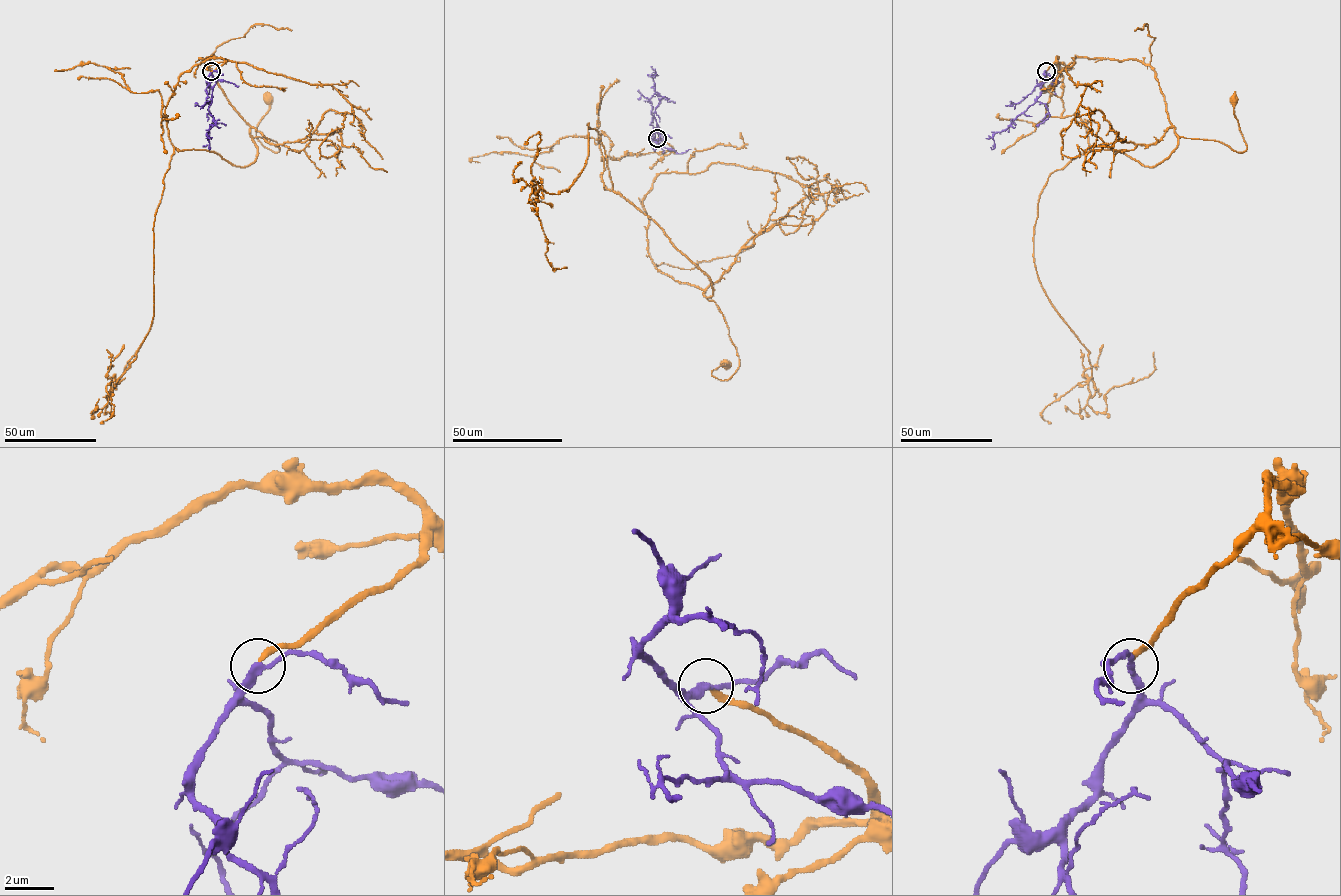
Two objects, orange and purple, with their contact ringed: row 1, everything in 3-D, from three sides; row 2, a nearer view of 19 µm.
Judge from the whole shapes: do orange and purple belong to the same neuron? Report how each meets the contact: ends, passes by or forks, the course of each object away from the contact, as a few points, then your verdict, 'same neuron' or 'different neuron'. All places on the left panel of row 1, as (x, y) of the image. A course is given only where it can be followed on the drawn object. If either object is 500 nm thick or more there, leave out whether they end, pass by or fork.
orange ends | purple passes by | orange via (211, 71), (224, 60), (182, 74), (165, 109), (180, 150), (277, 152), (256, 136), (268, 99) | purple via (211, 71), (207, 79), (213, 89), (208, 111), (214, 124), (207, 134), (210, 147) | different neuron

